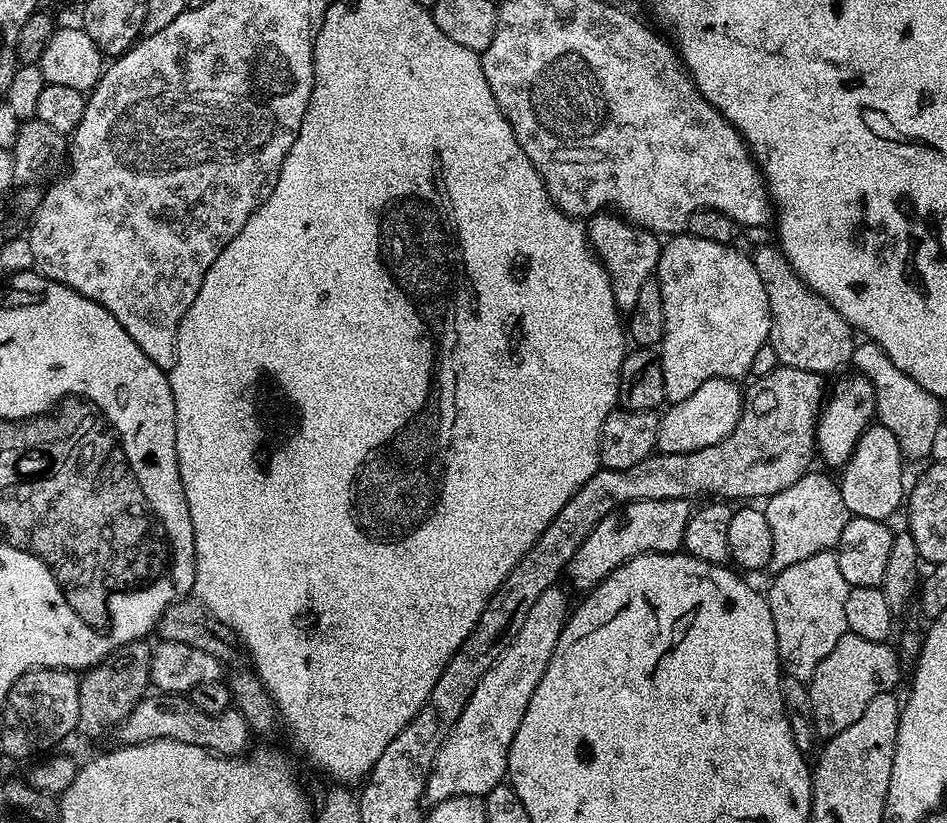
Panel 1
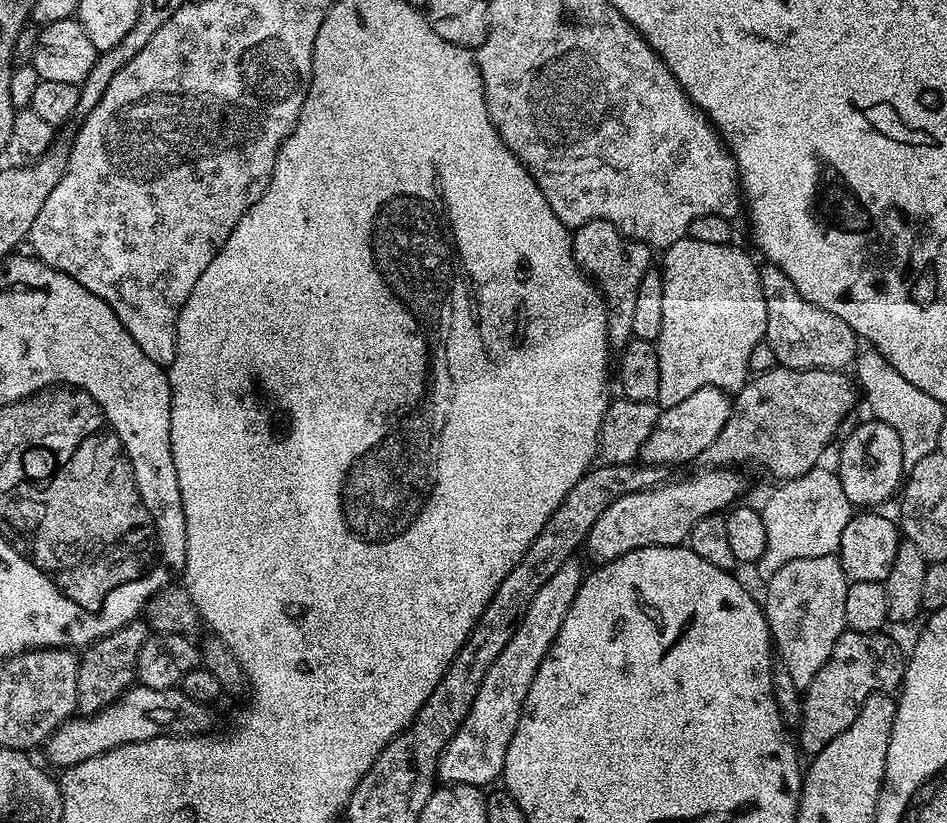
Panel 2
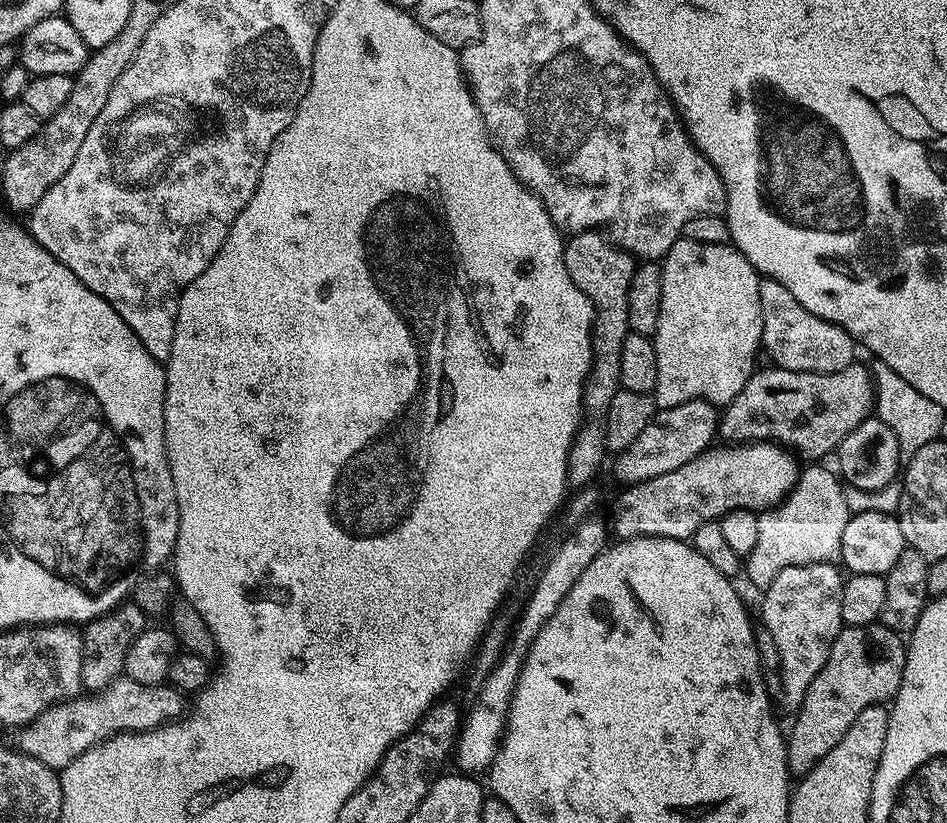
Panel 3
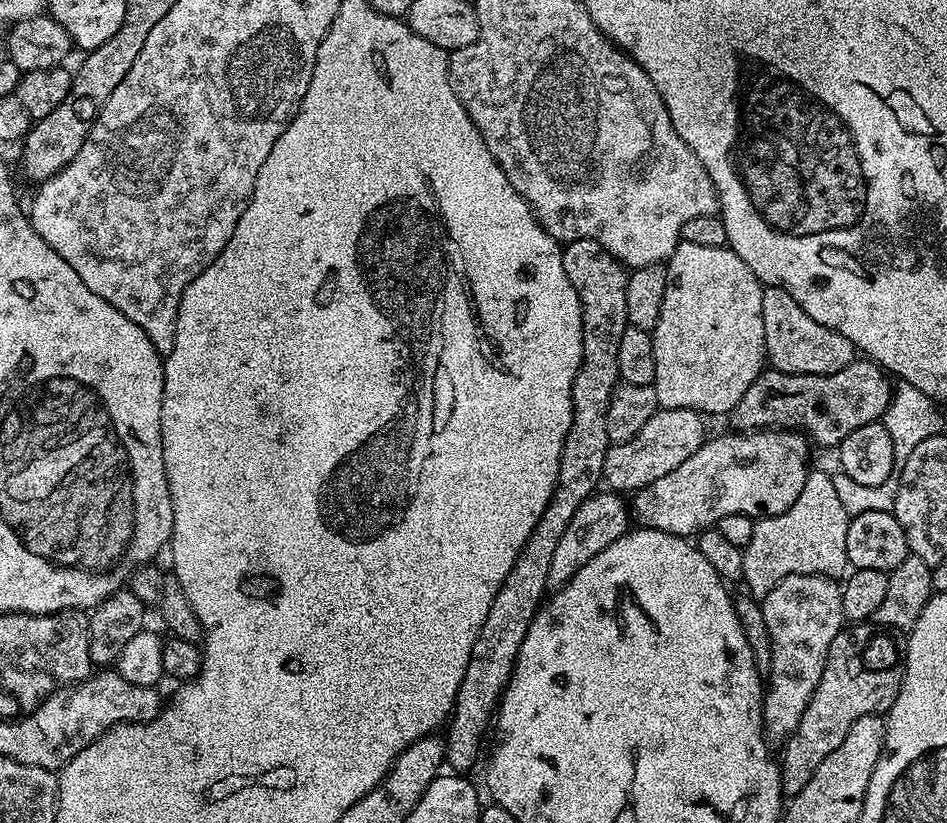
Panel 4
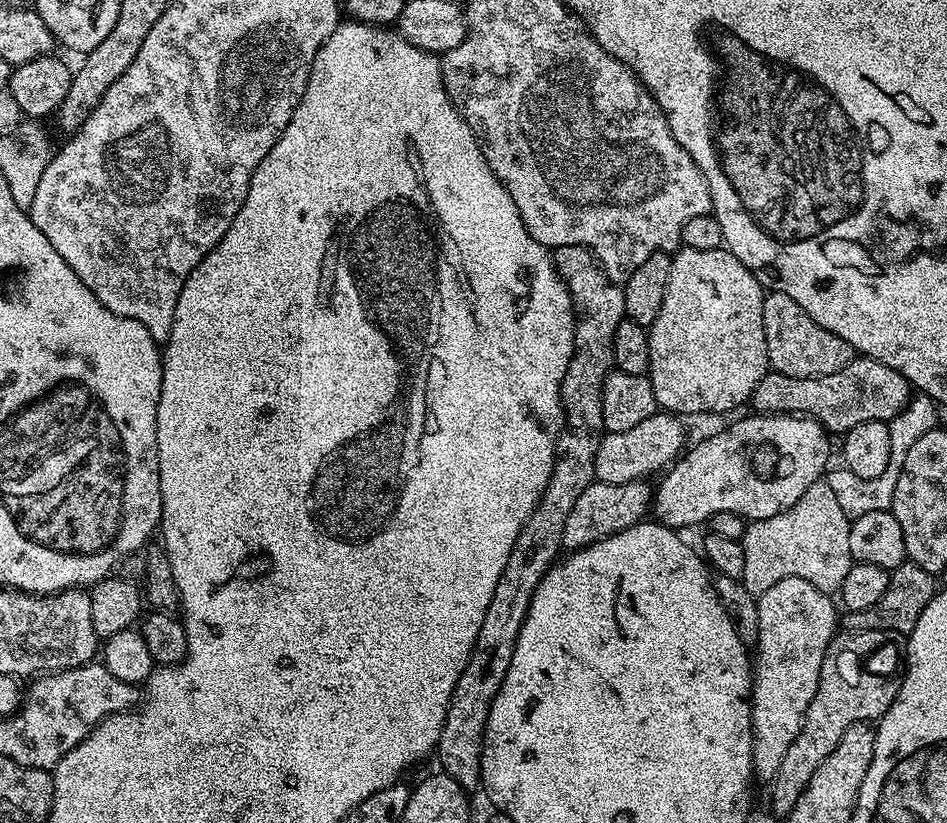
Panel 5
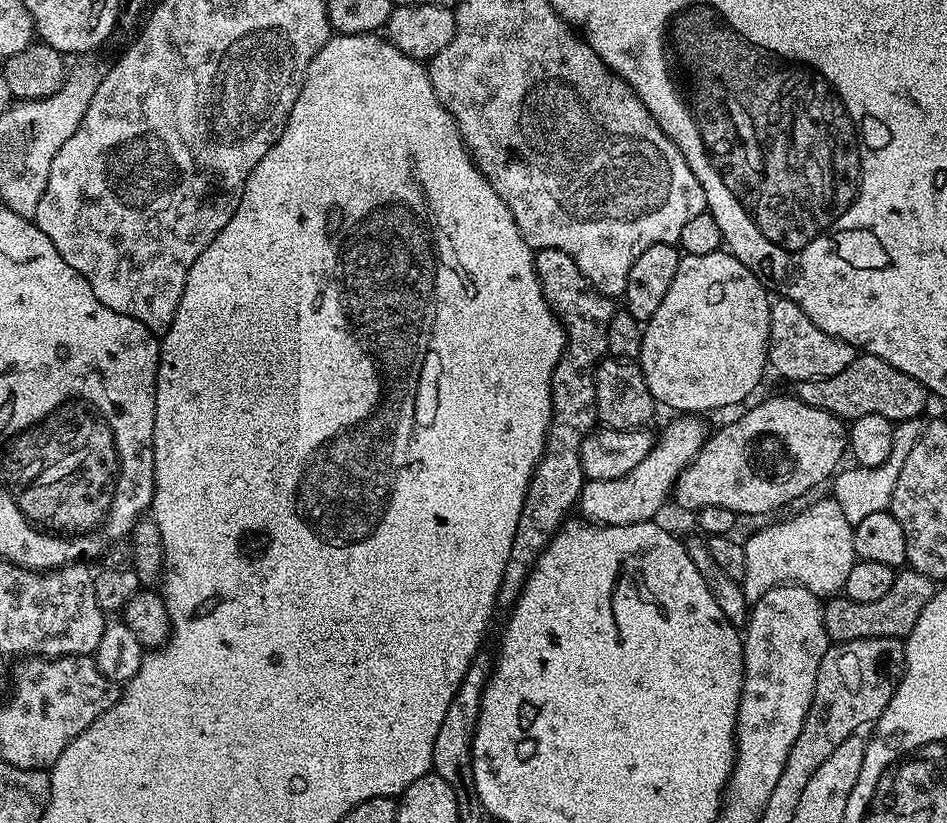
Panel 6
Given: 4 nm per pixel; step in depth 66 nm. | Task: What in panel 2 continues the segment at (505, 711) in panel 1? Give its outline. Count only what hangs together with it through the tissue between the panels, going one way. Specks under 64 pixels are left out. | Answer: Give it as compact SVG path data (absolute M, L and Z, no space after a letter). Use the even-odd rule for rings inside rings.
M573 558L562 562L562 567L542 585L534 602L530 602L530 610L526 610L526 618L522 618L518 630L514 630L514 638L506 642L502 654L498 654L490 670L486 670L486 678L482 678L482 686L478 686L474 706L470 706L454 738L440 756L436 774L444 784L469 784L480 788L495 780L497 783L503 777L506 750L510 746L510 738L514 738L526 694L530 694L530 682L534 682L534 674L538 674L542 658L546 658L554 638L558 638L566 610L570 610L584 581L586 568L578 561Z

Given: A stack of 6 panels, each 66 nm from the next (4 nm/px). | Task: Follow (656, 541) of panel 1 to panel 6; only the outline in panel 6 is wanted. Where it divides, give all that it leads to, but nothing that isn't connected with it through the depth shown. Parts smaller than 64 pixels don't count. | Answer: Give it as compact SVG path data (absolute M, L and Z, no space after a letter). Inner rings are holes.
M795 394L772 396L747 408L737 420L709 435L704 449L676 480L674 504L676 500L689 514L706 506L726 506L741 517L764 516L794 503L823 480L831 481L841 467L848 429L840 417L802 402Z

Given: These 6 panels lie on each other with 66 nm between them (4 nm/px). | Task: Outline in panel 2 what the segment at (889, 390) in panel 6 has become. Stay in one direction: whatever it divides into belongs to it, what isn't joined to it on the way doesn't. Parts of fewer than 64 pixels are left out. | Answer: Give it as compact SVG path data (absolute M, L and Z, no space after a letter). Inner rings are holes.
M772 366L769 372L764 372L761 376L753 375L748 383L735 393L732 400L732 409L730 410L730 418L726 418L726 426L722 426L722 434L718 434L718 438L714 442L710 442L710 446L706 446L706 450L700 456L699 463L710 468L736 468L744 466L740 464L753 464L756 468L761 468L764 472L769 472L776 479L776 482L793 480L802 474L806 474L811 468L817 467L821 463L820 460L824 456L824 451L828 448L828 443L836 436L836 431L840 428L840 423L848 416L848 411L856 404L856 394L858 396L858 388L854 383L851 375L845 374L840 370L798 370L797 368L782 368Z

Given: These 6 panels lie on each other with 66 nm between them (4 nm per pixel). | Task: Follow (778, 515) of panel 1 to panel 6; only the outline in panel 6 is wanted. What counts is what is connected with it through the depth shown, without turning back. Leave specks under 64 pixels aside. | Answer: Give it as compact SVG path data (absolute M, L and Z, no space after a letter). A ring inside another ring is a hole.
M833 498L816 500L809 508L793 514L789 520L760 528L749 540L743 541L746 574L742 581L750 602L780 584L801 584L821 598L832 598L843 589L850 570L856 564L854 525L846 520Z

